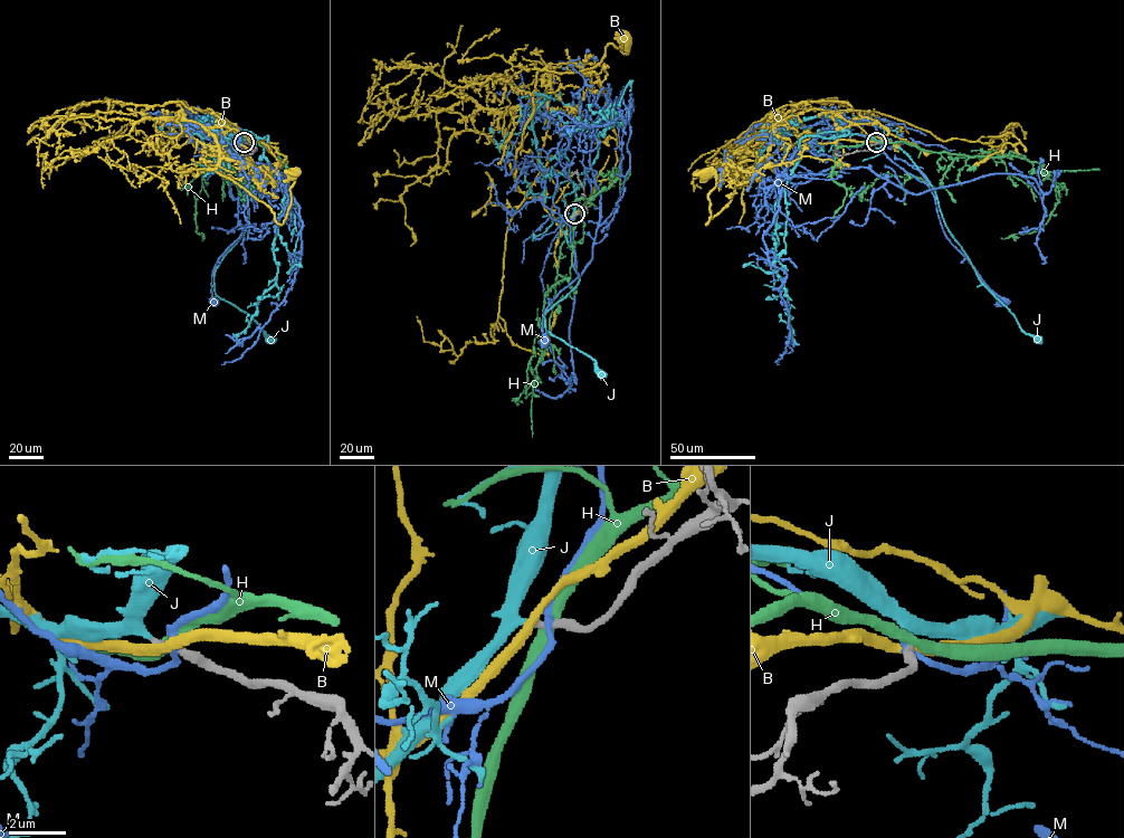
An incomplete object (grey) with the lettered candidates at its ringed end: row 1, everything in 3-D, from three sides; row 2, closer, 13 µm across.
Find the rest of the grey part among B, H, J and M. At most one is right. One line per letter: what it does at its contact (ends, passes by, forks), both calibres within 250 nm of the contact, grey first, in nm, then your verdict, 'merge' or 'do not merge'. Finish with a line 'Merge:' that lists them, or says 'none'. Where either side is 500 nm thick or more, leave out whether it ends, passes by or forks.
B: it passes by | 240/320 nm | do not merge
H: it passes by | 320/380 nm | do not merge
J: it passes by | 220/320 nm | merge
M: it passes by | 360/200 nm | do not merge
Merge: J

